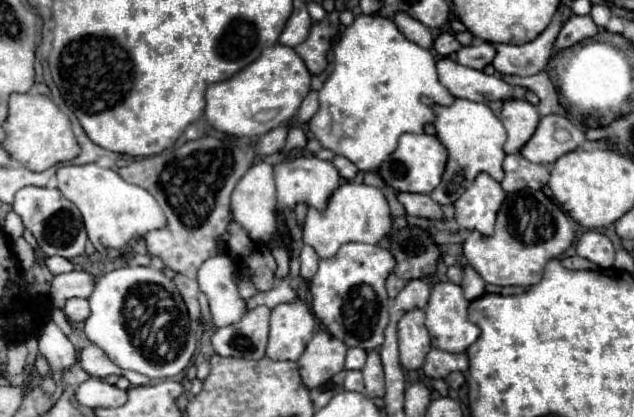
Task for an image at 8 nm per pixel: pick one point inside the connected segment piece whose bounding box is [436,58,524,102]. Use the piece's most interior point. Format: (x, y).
(463, 82)

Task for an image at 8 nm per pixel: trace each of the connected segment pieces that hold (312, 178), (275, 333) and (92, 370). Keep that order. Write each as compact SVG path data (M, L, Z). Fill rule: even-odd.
M298 156L294 160L286 160L274 164L274 180L276 180L276 212L292 212L298 202L316 208L320 214L326 210L326 204L332 192L340 186L340 174L328 160L320 160L316 156Z
M306 300L282 302L270 316L270 338L266 356L274 360L298 360L306 342L314 336L316 316Z
M89 344L79 356L81 368L94 378L106 378L110 374L122 376L122 370L94 344Z

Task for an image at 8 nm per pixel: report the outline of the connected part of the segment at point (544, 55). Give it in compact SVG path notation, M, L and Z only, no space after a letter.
M558 10L550 22L550 26L530 44L498 44L496 58L492 66L502 74L518 74L518 76L532 76L544 70L552 56L552 48L556 36L564 24L562 10Z

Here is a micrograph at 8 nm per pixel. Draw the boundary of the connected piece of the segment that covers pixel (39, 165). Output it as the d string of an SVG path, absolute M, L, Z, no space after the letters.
M10 94L8 100L8 118L2 124L6 138L2 148L18 164L26 166L32 172L48 170L54 164L70 162L80 154L80 146L74 138L72 124L64 112L44 94Z

